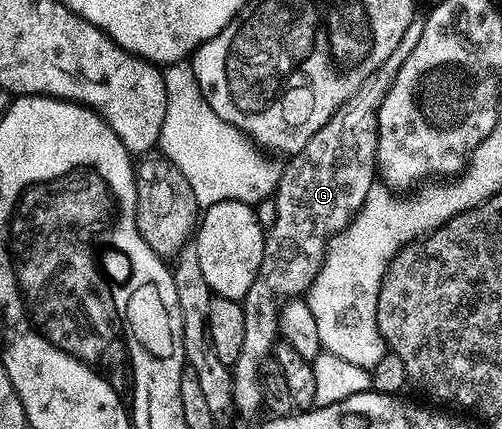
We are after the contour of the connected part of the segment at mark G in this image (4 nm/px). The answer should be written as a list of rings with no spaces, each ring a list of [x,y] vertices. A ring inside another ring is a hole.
[[[414,18],[411,26],[407,26],[403,38],[391,50],[387,62],[335,110],[335,114],[321,129],[314,134],[311,142],[303,146],[303,150],[292,153],[293,160],[284,165],[281,181],[277,183],[275,193],[275,222],[268,225],[263,246],[263,262],[251,290],[247,290],[245,299],[241,304],[243,310],[243,350],[239,350],[239,358],[231,365],[233,374],[233,401],[241,412],[253,412],[263,404],[261,391],[261,365],[270,357],[279,340],[277,321],[282,303],[290,298],[300,297],[308,293],[309,287],[315,282],[325,257],[325,248],[336,232],[341,232],[353,220],[353,215],[361,209],[371,186],[378,179],[377,170],[377,127],[379,126],[379,106],[383,106],[383,98],[391,90],[399,70],[403,70],[403,62],[415,51],[419,37],[423,35],[424,19]]]

